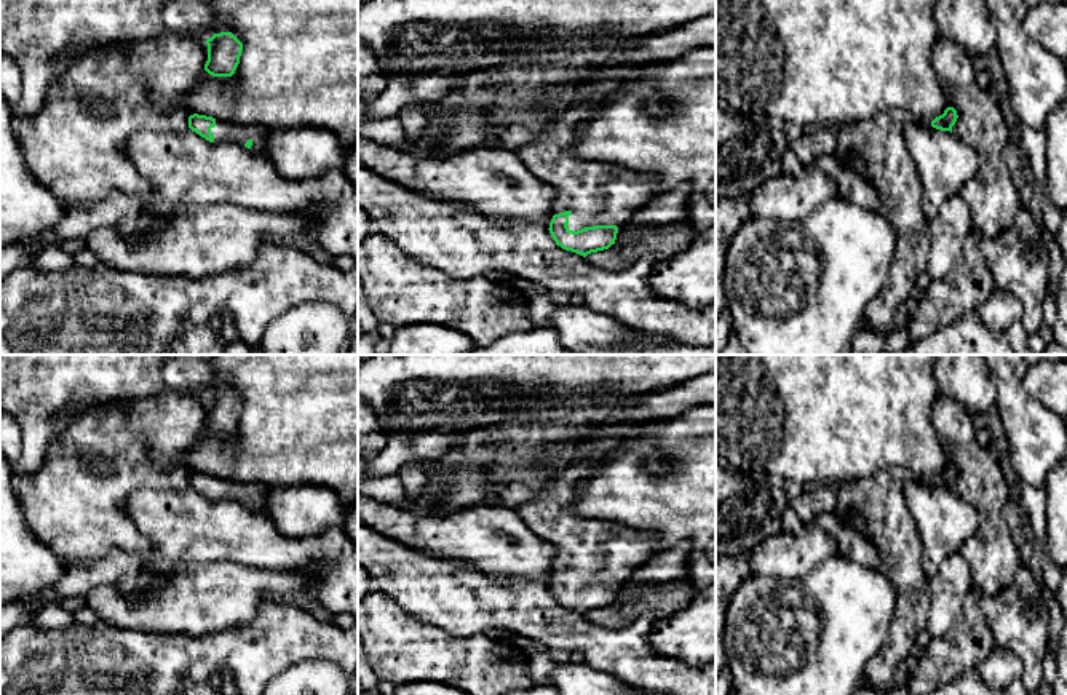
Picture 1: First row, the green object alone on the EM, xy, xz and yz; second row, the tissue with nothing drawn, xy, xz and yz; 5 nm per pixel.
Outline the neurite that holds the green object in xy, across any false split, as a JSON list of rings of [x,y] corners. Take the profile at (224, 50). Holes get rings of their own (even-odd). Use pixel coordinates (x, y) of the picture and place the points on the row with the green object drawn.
[[[232,32],[214,34],[206,40],[204,70],[212,77],[232,77],[240,64],[243,43]]]

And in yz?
[[[947,107],[942,115],[936,117],[931,121],[931,126],[941,131],[952,133],[952,126],[955,125],[957,118],[958,118],[957,110],[954,107]]]

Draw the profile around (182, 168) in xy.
[[[190,128],[184,131],[137,131],[126,144],[133,160],[150,190],[142,197],[144,206],[157,212],[177,206],[232,205],[267,212],[310,212],[318,220],[319,244],[332,256],[351,256],[358,260],[358,189],[342,168],[326,171],[321,177],[294,181],[283,177],[273,165],[251,149],[235,142],[209,142]]]

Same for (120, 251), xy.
[[[232,205],[177,206],[157,212],[144,206],[134,233],[99,228],[85,240],[101,264],[113,268],[200,276],[249,265],[265,235],[303,235],[319,244],[316,230],[318,220],[310,212],[281,214]],[[157,217],[166,222],[160,236],[145,230]]]

